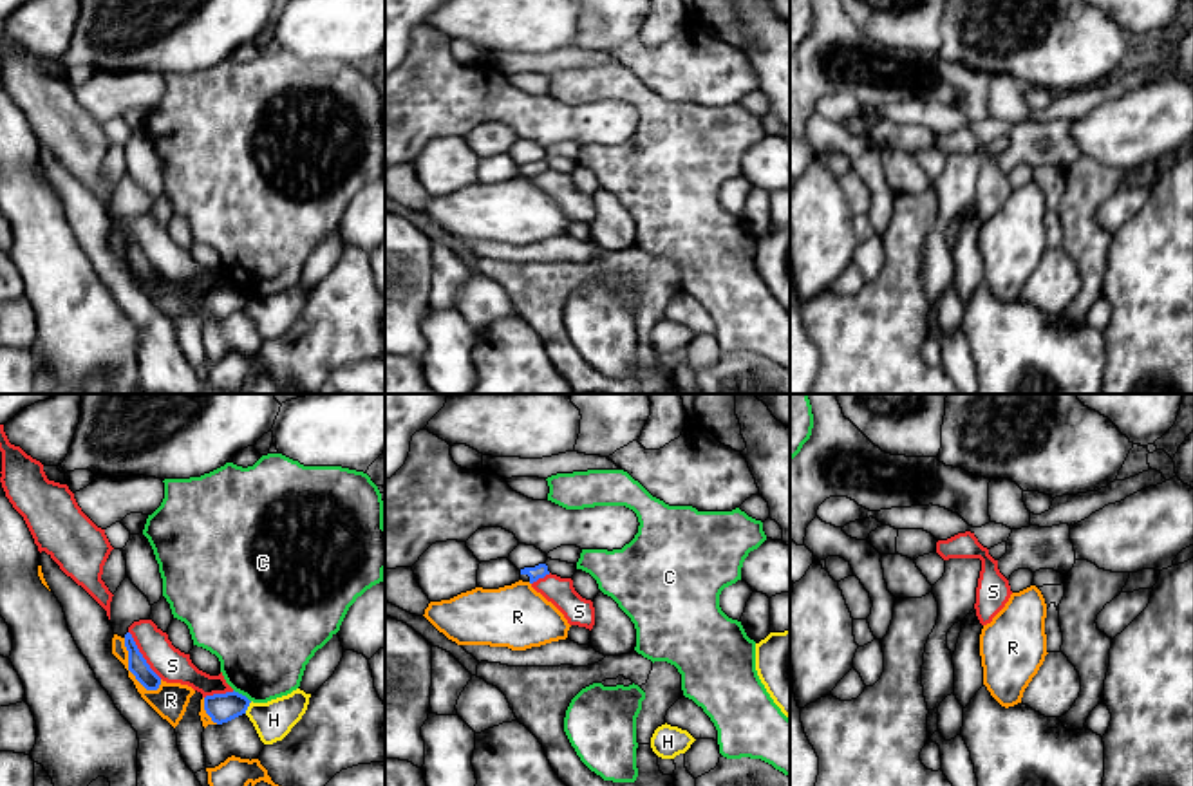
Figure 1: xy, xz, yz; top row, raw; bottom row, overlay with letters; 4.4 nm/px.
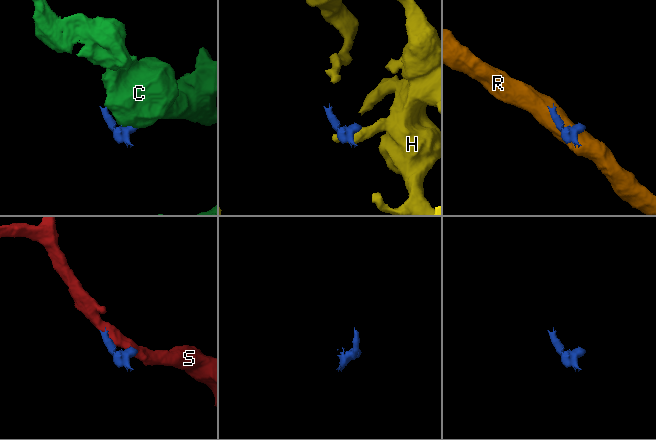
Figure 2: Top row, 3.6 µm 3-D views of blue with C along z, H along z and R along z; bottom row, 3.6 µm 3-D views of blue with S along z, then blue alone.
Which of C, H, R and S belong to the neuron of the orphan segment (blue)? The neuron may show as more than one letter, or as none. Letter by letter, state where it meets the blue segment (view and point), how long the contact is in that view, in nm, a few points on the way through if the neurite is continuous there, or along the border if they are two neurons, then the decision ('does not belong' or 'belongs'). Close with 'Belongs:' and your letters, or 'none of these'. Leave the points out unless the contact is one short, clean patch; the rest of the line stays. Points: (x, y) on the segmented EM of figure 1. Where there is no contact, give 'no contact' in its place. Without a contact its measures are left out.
C: xy (241, 694) | 100 nm | along xy (234, 689), (250, 701) | does not belong
H: xy (248, 705) | 70 nm | along xy (252, 701), (244, 712) | does not belong
R: xy (129, 669) | 280 nm | does not belong
S: xy (141, 654) | 260 nm | does not belong
Belongs: none of these

